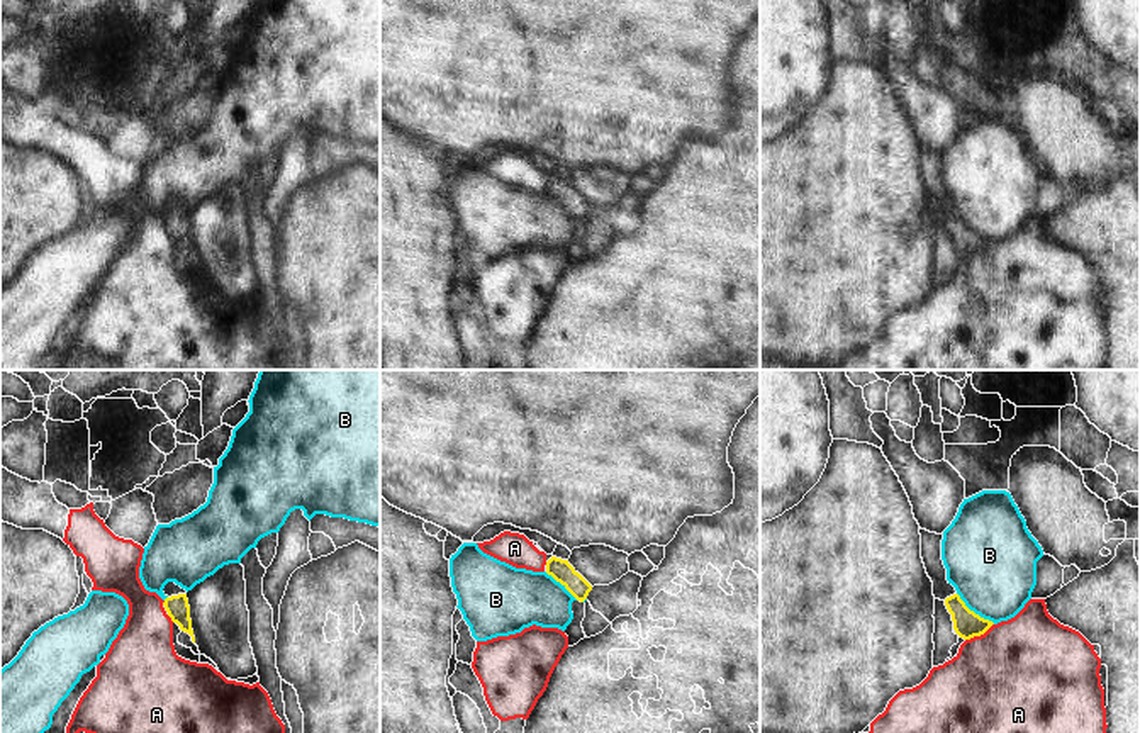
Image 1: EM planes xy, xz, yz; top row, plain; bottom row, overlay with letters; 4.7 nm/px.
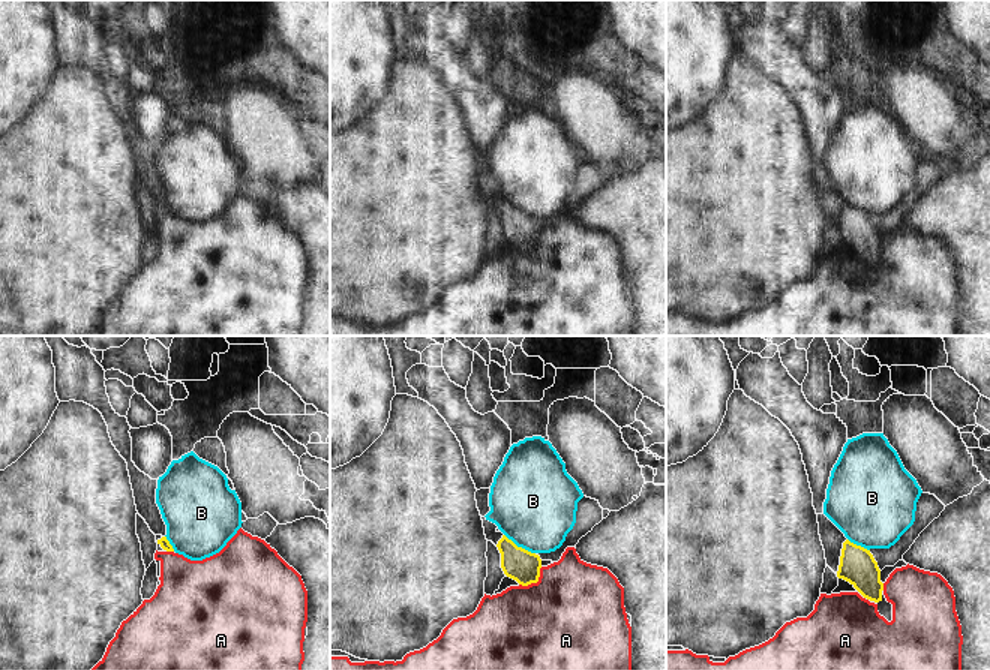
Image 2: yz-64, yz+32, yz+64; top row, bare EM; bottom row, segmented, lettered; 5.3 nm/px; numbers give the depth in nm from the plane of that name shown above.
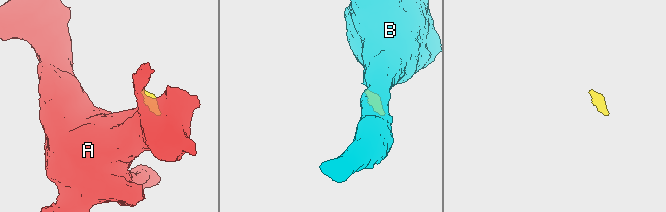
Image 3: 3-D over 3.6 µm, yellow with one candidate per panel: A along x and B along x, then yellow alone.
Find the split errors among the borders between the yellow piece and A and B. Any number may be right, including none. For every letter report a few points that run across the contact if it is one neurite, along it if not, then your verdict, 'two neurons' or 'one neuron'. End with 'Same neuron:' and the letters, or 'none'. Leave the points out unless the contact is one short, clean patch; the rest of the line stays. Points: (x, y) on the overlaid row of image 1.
A: yz (993, 623), (983, 633), (966, 640) | two neurons
B: yz (957, 593), (971, 609), (994, 623) | two neurons
Same neuron: none

